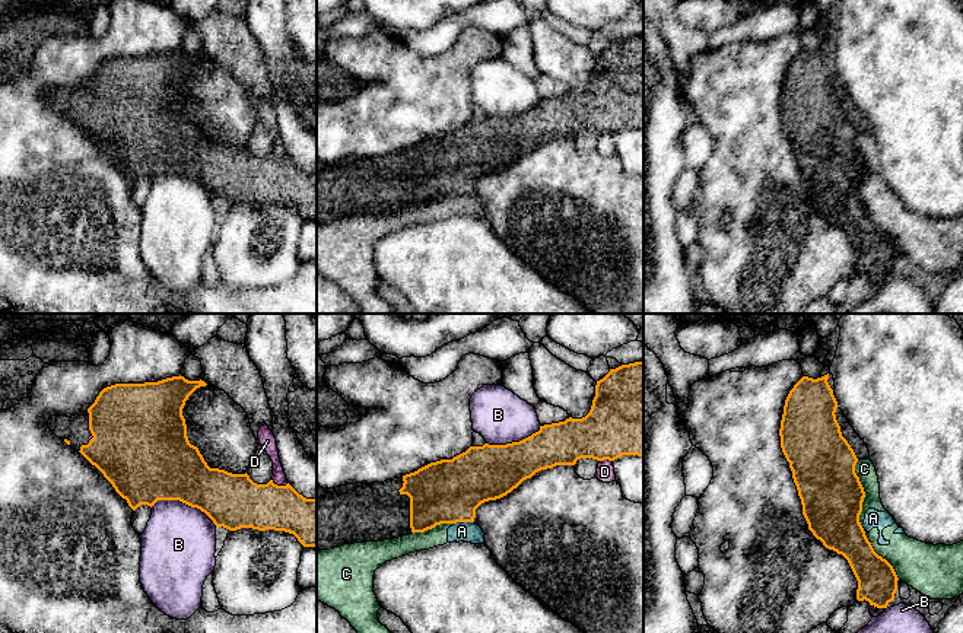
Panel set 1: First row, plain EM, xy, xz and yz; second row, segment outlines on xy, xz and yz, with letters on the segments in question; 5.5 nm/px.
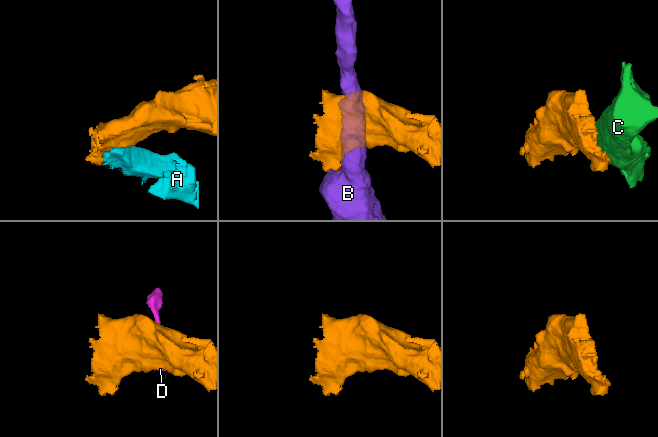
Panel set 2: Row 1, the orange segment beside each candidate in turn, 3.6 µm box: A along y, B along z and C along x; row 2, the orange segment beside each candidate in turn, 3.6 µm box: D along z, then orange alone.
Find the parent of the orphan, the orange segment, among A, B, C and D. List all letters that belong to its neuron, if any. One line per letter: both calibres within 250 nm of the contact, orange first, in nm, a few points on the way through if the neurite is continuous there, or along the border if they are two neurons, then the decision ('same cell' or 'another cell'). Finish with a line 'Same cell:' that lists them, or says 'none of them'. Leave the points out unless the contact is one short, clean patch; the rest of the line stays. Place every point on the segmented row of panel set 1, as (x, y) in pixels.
A: 360/110 nm | another cell
B: 400/400 nm | another cell
C: 340/110 nm | another cell
D: 300/80 nm | along xy (272, 479), (277, 484), (288, 483) | another cell
Same cell: none of them

